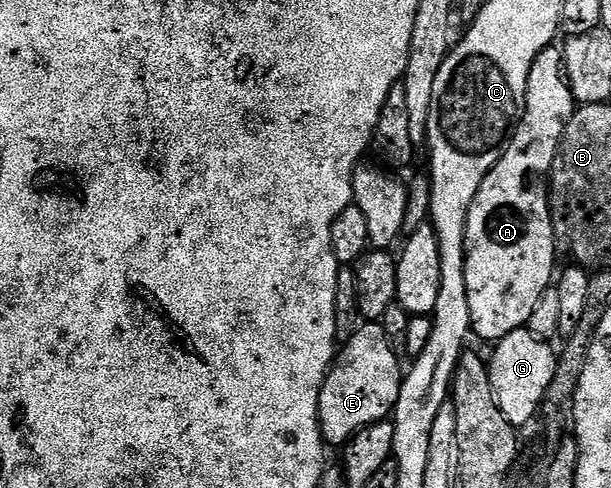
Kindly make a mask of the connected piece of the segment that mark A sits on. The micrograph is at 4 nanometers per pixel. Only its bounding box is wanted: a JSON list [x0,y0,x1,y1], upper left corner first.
[466,44,576,344]

